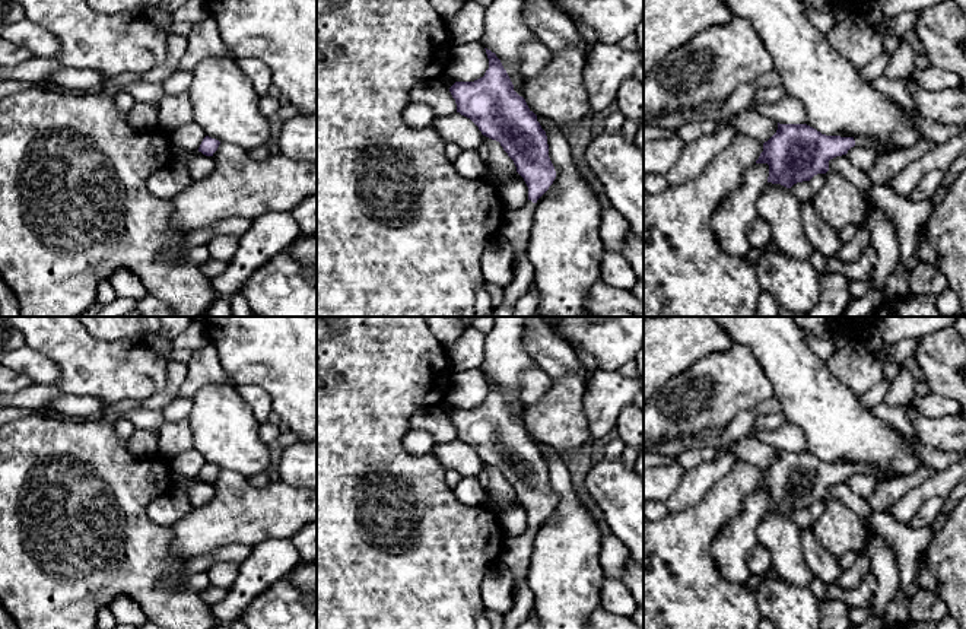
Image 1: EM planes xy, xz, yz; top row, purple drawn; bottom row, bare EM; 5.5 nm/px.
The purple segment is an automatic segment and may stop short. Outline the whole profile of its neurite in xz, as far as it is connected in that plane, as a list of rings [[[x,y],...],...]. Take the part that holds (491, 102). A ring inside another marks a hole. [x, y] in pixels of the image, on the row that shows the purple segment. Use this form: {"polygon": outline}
{"polygon": [[[484,50],[489,58],[484,76],[474,82],[455,82],[449,92],[457,112],[470,118],[483,136],[501,143],[528,187],[527,203],[518,210],[508,210],[501,228],[501,235],[512,245],[515,271],[519,257],[527,252],[537,200],[553,184],[556,171],[537,115],[514,90],[496,54]]]}

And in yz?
{"polygon": [[[779,124],[776,133],[763,143],[756,163],[769,165],[768,182],[791,188],[829,171],[829,161],[846,155],[854,146],[883,150],[873,137],[826,136],[807,124]]]}

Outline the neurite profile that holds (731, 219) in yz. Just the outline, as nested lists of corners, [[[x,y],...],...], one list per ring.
[[[754,163],[737,190],[730,193],[716,207],[711,219],[719,247],[730,255],[746,257],[750,245],[747,232],[759,216],[757,197],[768,182],[769,165]]]

